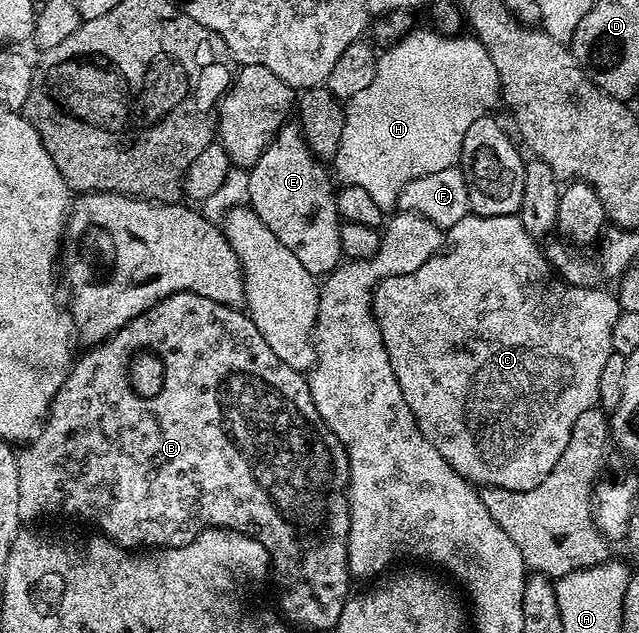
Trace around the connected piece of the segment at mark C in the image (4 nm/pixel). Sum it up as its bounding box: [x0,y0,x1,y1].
[372,214,622,492]

